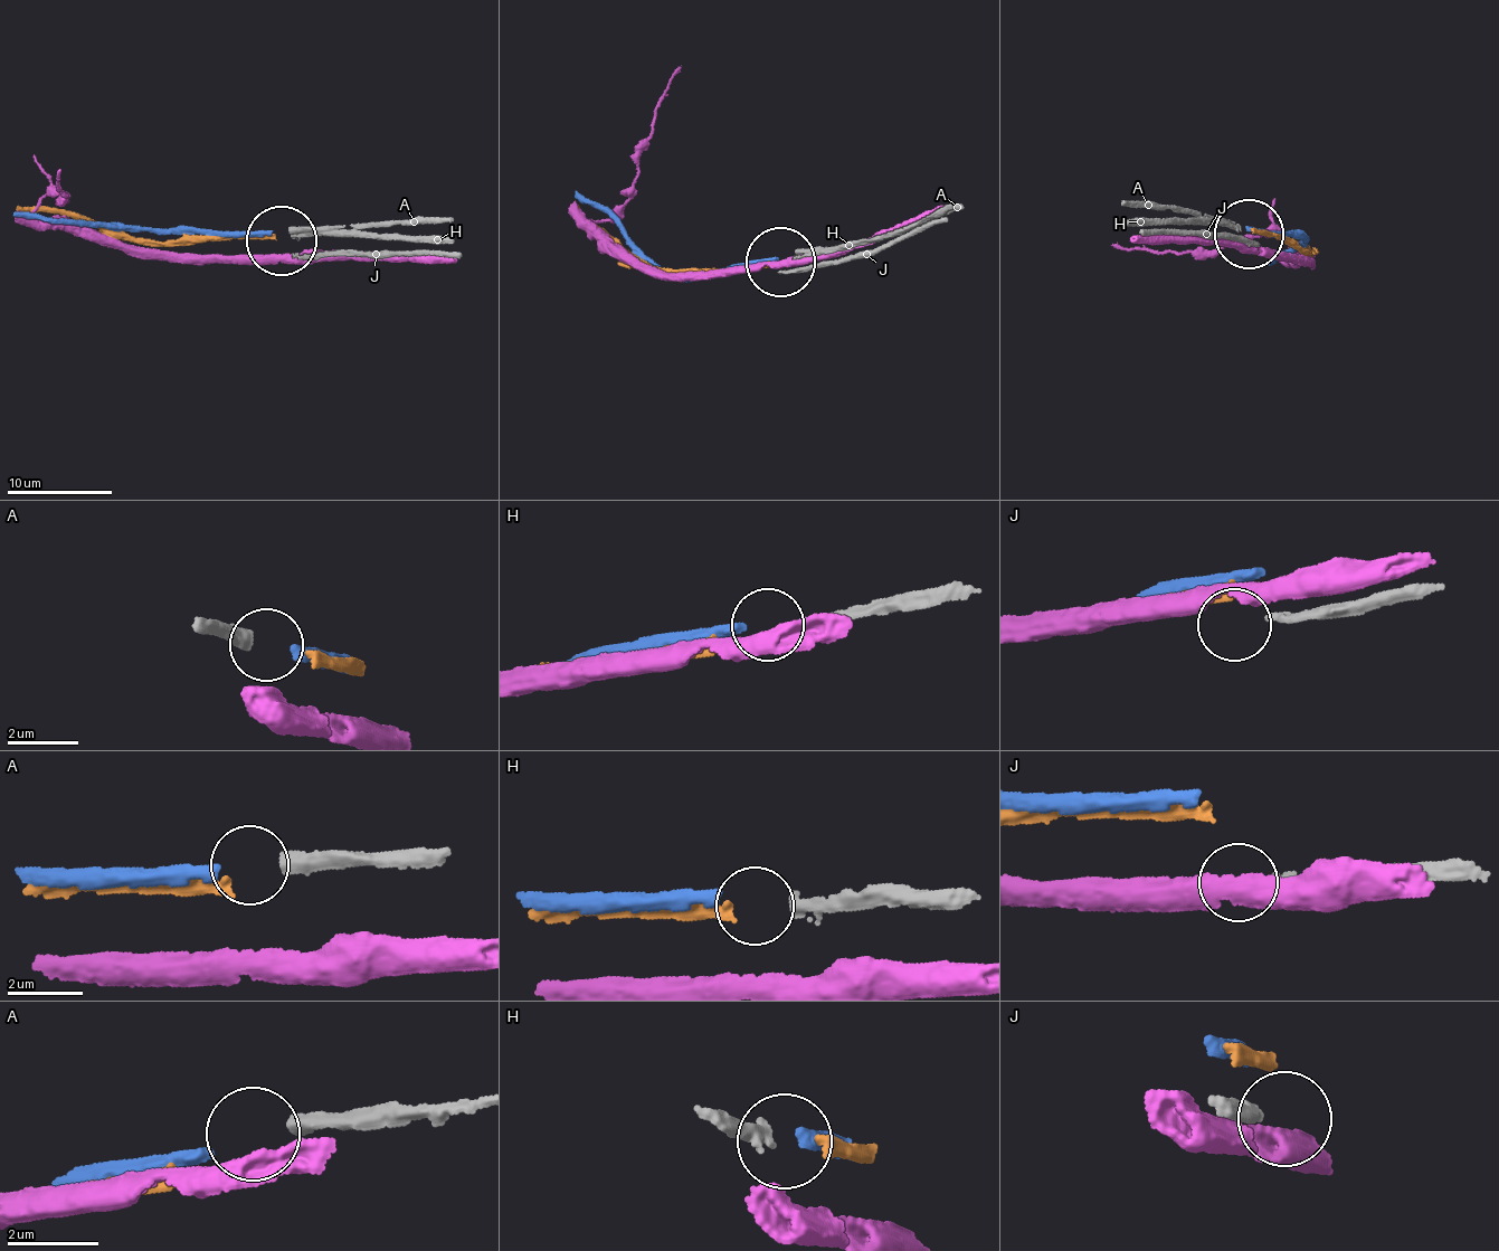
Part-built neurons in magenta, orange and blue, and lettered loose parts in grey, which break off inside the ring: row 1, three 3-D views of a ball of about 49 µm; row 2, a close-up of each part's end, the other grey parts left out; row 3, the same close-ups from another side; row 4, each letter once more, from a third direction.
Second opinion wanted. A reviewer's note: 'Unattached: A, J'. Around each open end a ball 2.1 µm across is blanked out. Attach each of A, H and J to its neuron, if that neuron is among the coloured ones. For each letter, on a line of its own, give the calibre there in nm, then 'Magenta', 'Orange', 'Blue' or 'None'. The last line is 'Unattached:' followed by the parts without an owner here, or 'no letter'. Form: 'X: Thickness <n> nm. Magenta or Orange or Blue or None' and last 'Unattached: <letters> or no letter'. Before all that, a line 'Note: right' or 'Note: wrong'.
Note: wrong
A: Thickness 440 nm. Blue
H: Thickness 320 nm. Orange
J: Thickness 220 nm. None
Unattached: J

